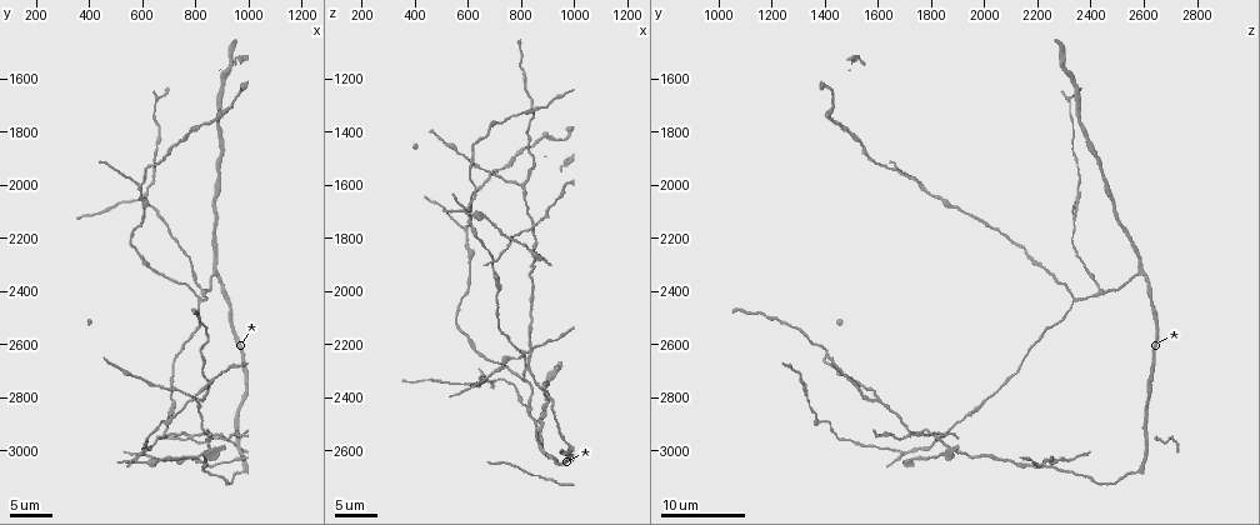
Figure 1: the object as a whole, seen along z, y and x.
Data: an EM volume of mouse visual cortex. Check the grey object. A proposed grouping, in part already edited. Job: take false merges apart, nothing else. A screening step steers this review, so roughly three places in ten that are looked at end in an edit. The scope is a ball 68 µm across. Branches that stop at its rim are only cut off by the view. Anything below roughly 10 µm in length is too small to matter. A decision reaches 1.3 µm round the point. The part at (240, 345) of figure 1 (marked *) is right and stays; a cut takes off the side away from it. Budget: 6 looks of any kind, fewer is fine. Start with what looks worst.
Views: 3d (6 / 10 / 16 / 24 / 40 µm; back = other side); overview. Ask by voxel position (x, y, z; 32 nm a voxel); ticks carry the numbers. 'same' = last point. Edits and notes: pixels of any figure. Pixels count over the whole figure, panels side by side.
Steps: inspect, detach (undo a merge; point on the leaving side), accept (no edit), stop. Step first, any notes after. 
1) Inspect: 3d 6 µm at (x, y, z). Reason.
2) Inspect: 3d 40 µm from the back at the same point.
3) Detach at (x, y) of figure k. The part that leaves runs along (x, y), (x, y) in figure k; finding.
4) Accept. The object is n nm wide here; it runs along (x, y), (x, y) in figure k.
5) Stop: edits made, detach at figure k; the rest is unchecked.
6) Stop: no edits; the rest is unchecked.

Inspect: 3d 24 µm at (830, 3040, 2220). Four-way junction.

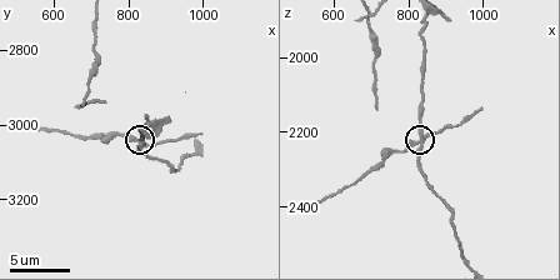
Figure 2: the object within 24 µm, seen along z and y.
Inspect: 3d 6 µm at the same point. Closer look.

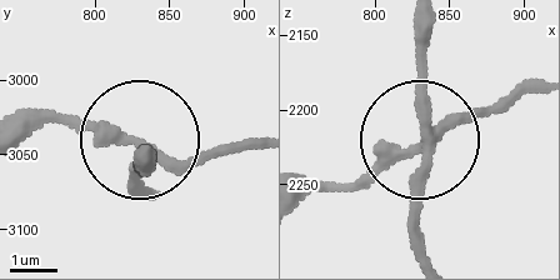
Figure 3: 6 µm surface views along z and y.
Detach at (89, 128) of figure 3. The object is 260 nm wide here; the part that leaves runs along (421, 140), (354, 180), (306, 188) in figure 3; two neurons meet here.

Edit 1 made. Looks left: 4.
Inspect: 3d 16 µm at (810, 2430, 2330).

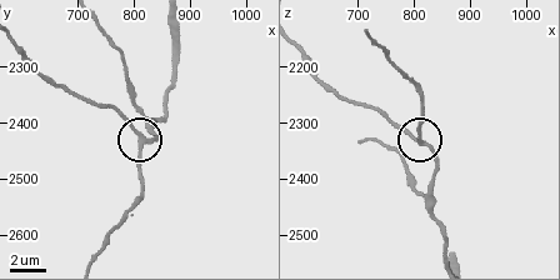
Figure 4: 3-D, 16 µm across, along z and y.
Inspect: 3d 6 µm at (810, 2430, 2340).

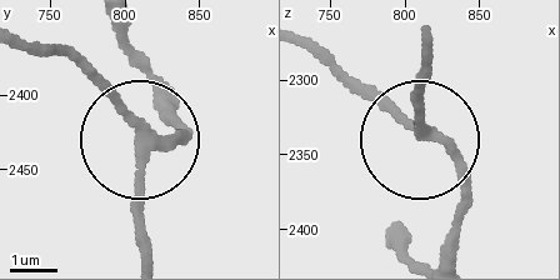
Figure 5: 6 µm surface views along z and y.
Accept. The object is 190 nm wide here; it runs along (455, 256), (464, 173), (351, 80) in figure 5; all the same neuron.

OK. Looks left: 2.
Inspect: 3d 24 µm at (810, 2810, 1600). Branch point.

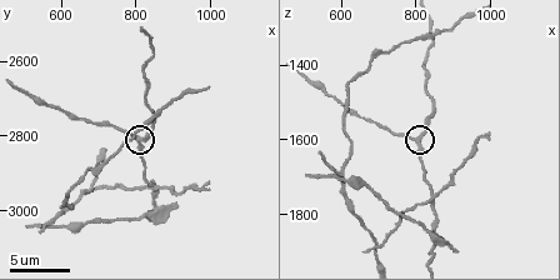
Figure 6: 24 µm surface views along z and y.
Inspect: 3d 10 µm at (810, 2800, 1600).

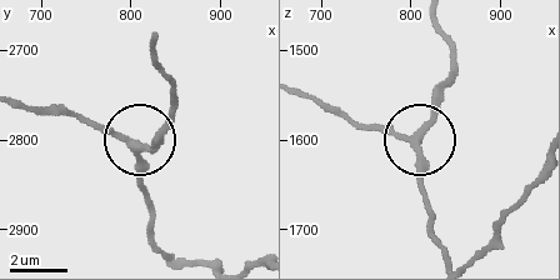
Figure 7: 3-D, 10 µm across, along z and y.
Accept. It runs along (448, 256), (434, 233), (418, 144), (365, 126) in figure 7; one neuron here.

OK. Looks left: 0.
Stop: edits made, detach at figure 3; the rest is unchecked.

